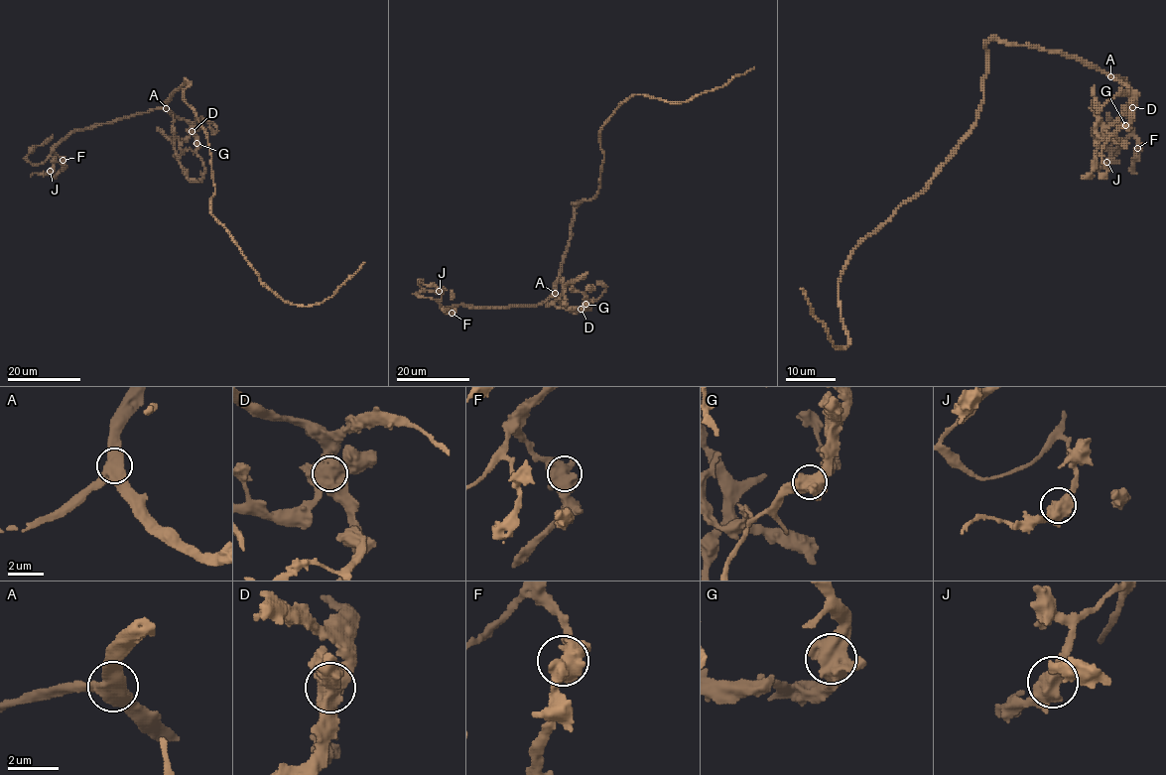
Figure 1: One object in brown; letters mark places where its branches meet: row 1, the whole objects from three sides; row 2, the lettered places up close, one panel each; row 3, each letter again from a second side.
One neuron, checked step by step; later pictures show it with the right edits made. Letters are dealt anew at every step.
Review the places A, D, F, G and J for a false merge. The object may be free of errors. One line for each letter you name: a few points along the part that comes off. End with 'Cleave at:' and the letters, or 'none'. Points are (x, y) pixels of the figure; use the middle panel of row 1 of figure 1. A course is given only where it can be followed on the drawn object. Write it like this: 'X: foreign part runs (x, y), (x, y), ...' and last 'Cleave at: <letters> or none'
D: foreign part runs (581, 309), (560, 308), (554, 302), (568, 283), (587, 272)
Cleave at: D

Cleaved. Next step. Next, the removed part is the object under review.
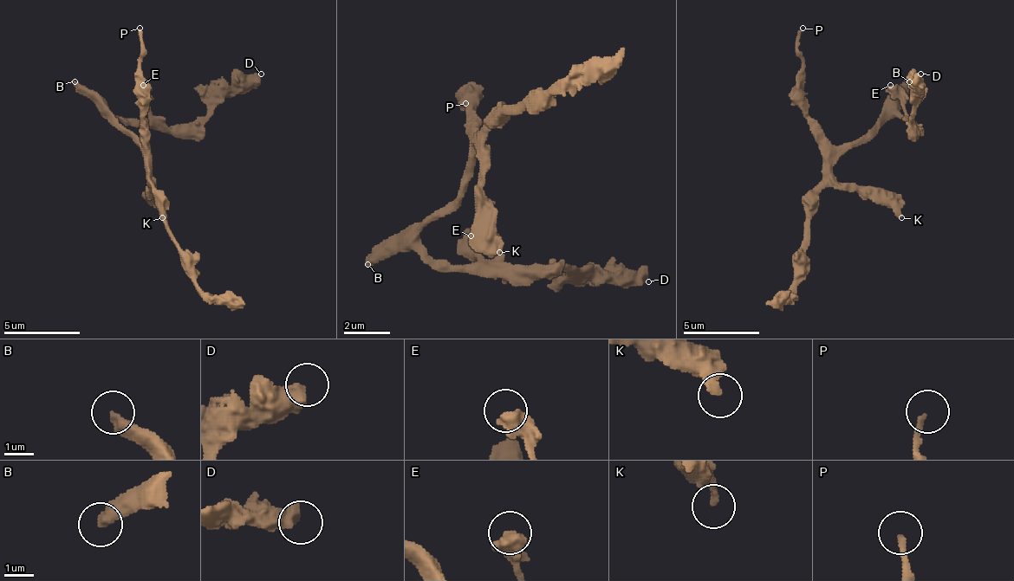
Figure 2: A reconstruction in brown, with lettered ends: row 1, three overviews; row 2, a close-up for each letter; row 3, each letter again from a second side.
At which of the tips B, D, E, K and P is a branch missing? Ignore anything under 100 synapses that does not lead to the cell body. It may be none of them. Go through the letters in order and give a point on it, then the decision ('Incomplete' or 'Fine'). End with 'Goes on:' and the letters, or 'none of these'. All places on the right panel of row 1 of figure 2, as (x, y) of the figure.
B: Place: (909, 81). Incomplete
D: Place: (920, 74). Fine
E: Place: (890, 85). Fine
K: Place: (901, 217). Fine
P: Place: (802, 28). Fine
Goes on: B

